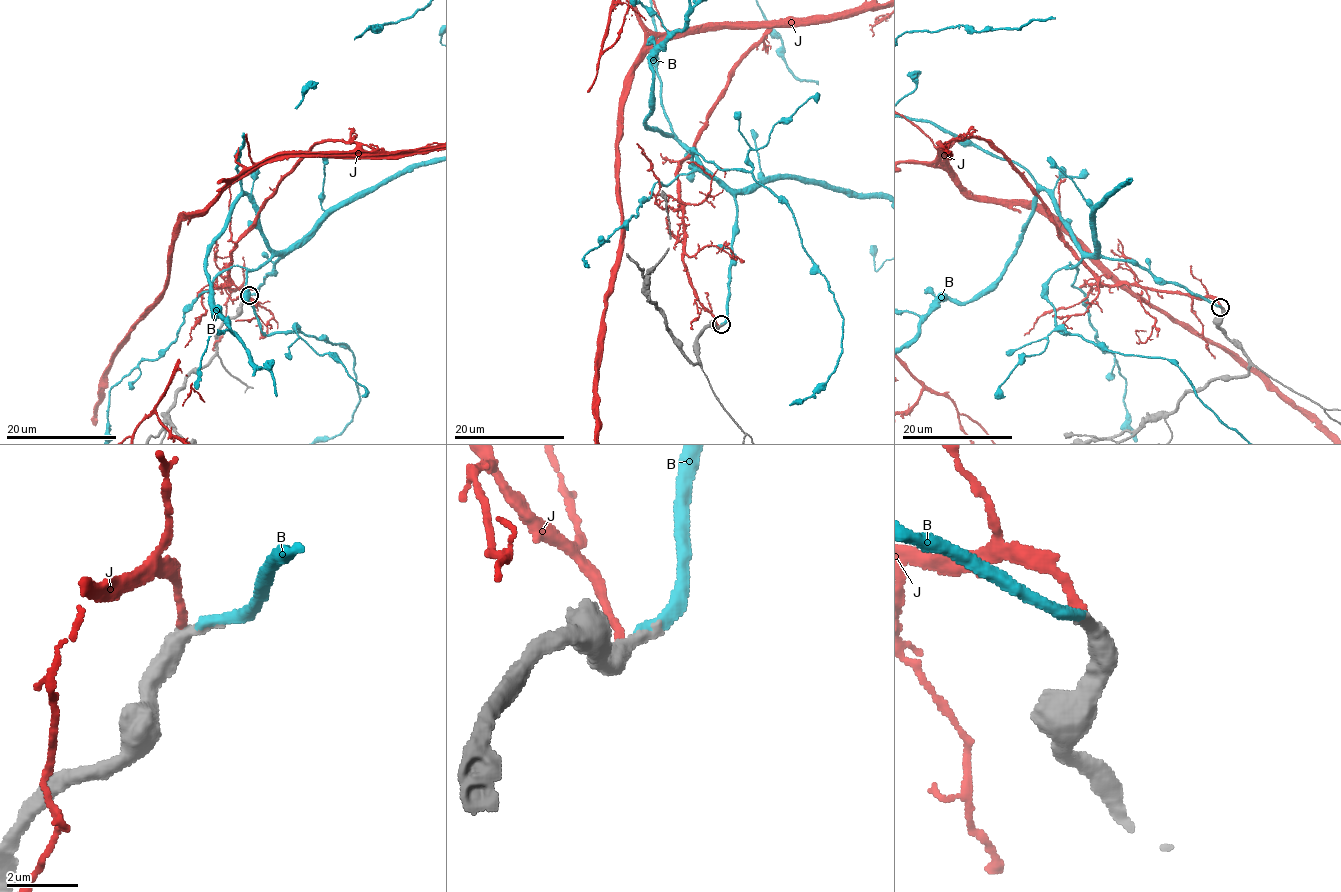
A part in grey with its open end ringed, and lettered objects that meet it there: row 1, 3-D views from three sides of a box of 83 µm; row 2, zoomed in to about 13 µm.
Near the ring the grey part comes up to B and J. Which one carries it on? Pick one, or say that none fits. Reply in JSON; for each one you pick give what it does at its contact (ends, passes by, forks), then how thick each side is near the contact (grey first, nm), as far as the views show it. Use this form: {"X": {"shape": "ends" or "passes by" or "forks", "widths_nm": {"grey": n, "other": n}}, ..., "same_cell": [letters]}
{"B": {"shape": "ends", "widths_nm": {"grey": 320, "other": 400}}, "same_cell": ["B"]}

